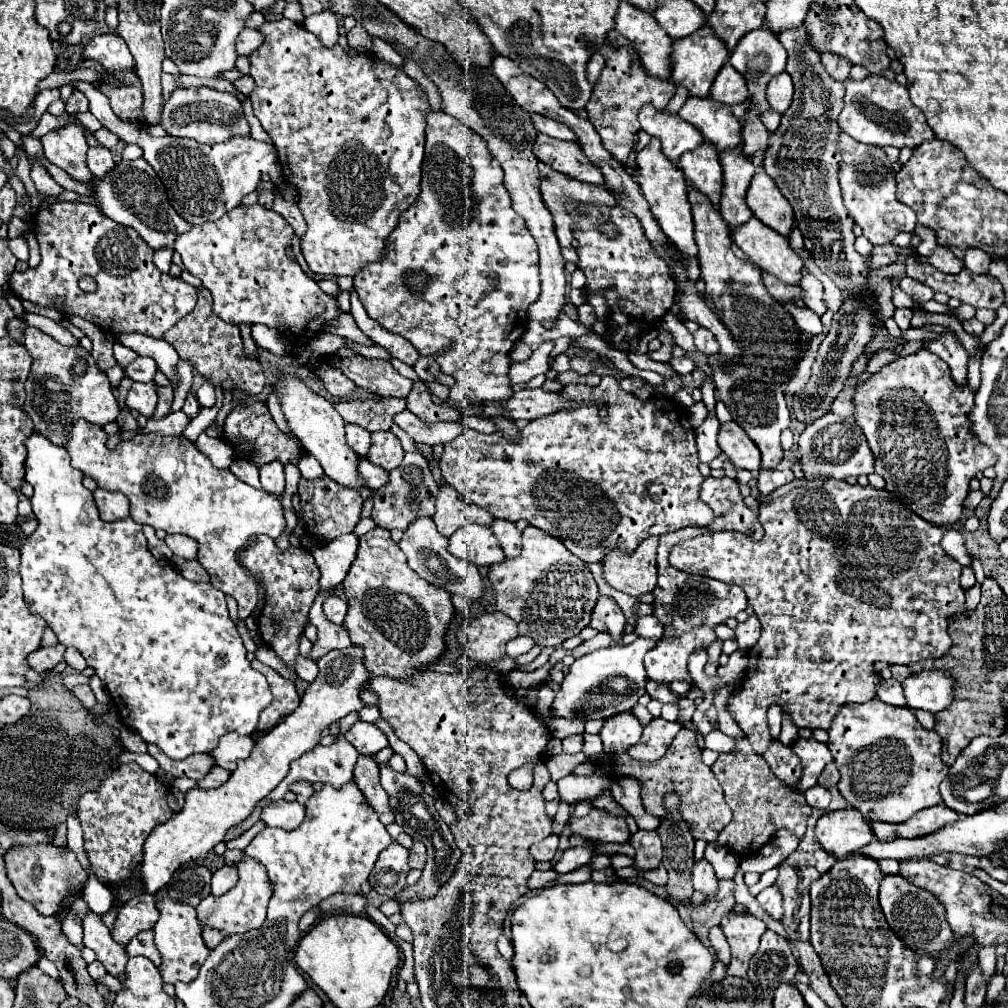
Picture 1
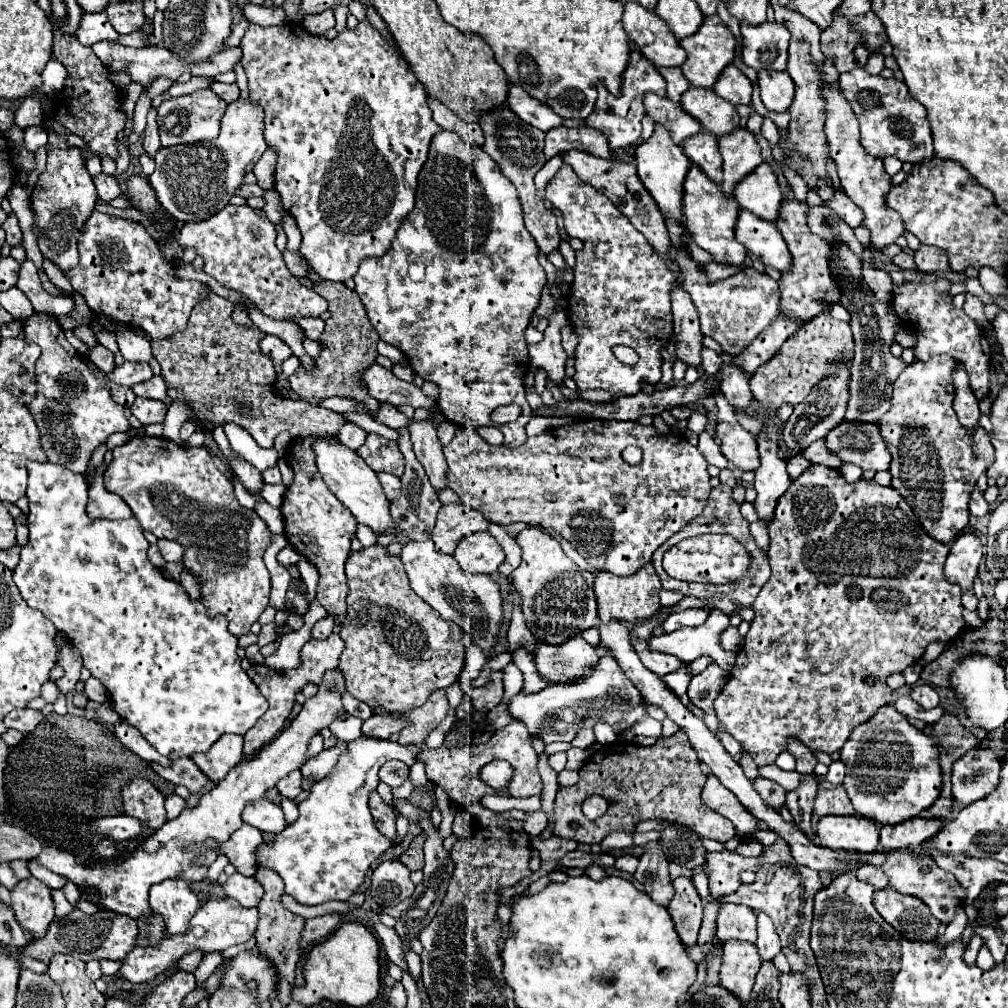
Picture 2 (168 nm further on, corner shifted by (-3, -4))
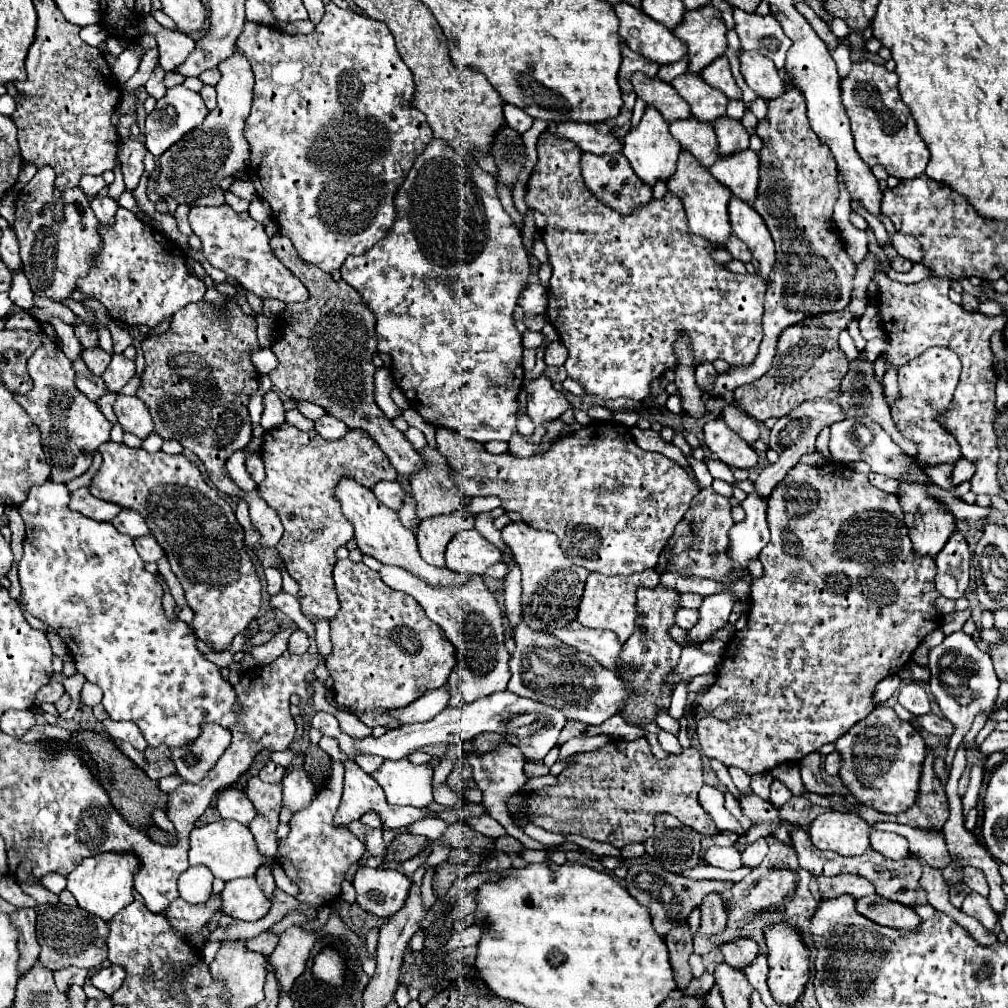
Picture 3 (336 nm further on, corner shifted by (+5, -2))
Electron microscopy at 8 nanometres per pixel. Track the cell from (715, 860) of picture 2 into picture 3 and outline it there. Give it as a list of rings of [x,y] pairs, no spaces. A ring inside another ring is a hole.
[[[713,892],[706,895],[700,909],[702,909],[702,925],[700,925],[702,933],[712,935],[712,933],[718,933],[718,929],[724,929],[726,909],[720,893]]]

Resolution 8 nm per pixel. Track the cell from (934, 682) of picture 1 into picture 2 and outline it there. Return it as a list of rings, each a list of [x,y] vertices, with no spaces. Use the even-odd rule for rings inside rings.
[[[914,685],[910,697],[924,709],[932,709],[938,705],[938,693],[930,685]]]

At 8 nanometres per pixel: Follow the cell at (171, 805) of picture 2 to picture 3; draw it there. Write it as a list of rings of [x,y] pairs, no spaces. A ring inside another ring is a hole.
[[[156,807],[154,809],[154,815],[152,815],[152,821],[158,825],[158,827],[162,827],[162,829],[166,829],[170,835],[175,835],[174,823],[168,819],[168,815],[160,809],[160,807]]]

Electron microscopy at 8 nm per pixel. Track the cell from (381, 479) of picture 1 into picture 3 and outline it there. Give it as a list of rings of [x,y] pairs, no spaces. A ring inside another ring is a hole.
[[[378,481],[372,491],[378,497],[378,501],[382,501],[394,511],[398,509],[398,505],[402,505],[402,487],[398,485],[398,481]]]

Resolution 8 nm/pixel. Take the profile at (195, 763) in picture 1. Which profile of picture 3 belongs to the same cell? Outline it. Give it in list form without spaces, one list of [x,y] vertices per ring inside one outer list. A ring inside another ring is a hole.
[[[104,719],[102,721],[104,725],[104,731],[116,739],[116,741],[126,741],[130,743],[134,749],[138,751],[144,751],[146,749],[146,741],[140,733],[140,729],[132,723],[132,721],[112,721],[112,719]]]

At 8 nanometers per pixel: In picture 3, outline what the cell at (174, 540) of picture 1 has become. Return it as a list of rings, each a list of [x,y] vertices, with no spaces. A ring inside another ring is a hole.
[[[144,535],[134,539],[134,545],[138,549],[138,555],[148,563],[148,561],[160,561],[164,557],[164,549],[158,545],[154,535]]]

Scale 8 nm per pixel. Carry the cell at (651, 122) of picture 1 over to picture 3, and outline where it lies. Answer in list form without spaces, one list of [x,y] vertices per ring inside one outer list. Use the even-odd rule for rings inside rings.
[[[634,73],[632,87],[646,105],[660,111],[660,115],[668,125],[680,119],[688,119],[692,115],[690,107],[686,105],[686,101],[682,101],[682,97],[678,97],[678,93],[674,93],[672,85],[660,81],[658,77],[646,77],[642,73]]]

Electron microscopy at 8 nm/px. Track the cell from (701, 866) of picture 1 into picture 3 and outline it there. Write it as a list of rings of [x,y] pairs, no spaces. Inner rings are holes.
[[[736,937],[724,945],[720,945],[724,961],[738,969],[744,969],[758,953],[758,943],[752,937]]]

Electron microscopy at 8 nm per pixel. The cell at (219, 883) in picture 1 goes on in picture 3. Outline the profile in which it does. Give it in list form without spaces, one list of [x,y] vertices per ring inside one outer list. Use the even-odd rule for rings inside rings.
[[[254,877],[226,881],[222,891],[222,909],[228,915],[242,921],[256,921],[268,913],[270,905],[272,903],[264,897]]]

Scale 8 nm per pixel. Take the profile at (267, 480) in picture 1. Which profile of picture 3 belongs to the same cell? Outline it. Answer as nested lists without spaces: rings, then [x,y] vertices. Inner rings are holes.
[[[256,453],[250,455],[250,459],[246,461],[246,467],[248,467],[252,479],[254,479],[256,483],[262,483],[262,479],[266,477],[266,473],[264,473],[264,463],[262,463],[262,459],[260,459]]]

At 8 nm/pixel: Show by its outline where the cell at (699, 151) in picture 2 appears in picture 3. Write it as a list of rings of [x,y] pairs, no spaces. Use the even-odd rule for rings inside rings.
[[[690,117],[686,121],[674,121],[674,125],[670,125],[670,133],[682,145],[682,149],[690,151],[706,169],[718,161],[716,133],[710,123],[700,123],[698,119]]]

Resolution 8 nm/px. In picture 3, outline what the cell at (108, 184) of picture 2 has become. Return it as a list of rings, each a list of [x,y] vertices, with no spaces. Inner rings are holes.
[[[94,195],[90,199],[90,207],[94,211],[94,215],[100,219],[100,223],[110,225],[114,219],[114,213],[118,211],[118,203],[116,199],[108,197],[108,195]]]

